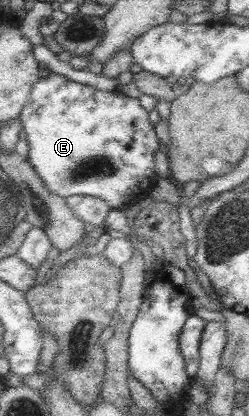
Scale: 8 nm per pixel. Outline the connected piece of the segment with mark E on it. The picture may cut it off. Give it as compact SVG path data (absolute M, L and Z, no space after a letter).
M50 72L34 84L29 103L21 113L21 121L27 135L30 162L46 181L50 191L66 198L78 195L97 196L107 200L111 207L124 209L132 204L148 203L150 192L158 178L154 172L154 154L164 148L156 137L154 126L150 125L148 115L140 98L126 96L120 90L104 91Z

